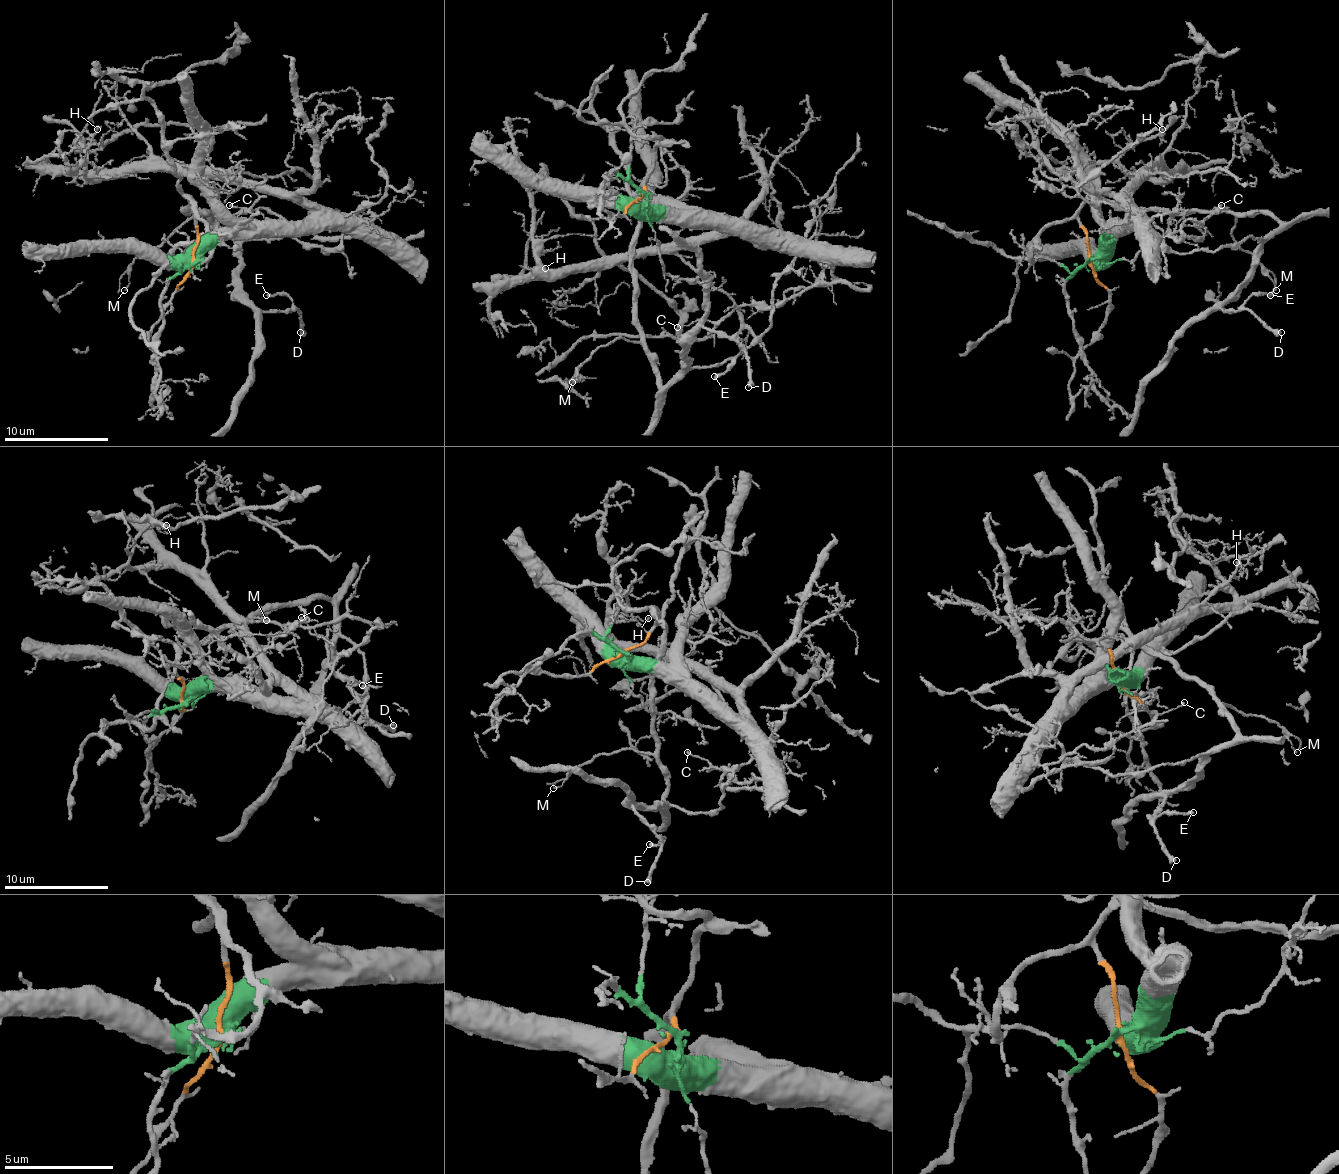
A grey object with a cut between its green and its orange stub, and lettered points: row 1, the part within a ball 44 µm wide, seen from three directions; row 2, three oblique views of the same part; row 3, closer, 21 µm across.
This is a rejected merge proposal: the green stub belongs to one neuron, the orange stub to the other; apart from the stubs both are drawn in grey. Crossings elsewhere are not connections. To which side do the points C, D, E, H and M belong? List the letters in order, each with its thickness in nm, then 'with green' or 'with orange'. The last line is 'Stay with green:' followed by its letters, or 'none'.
C: 130 nm | with green
D: 360 nm | with orange
E: 240 nm | with orange
H: 150 nm | with green
M: 110 nm | with orange
Stay with green: C, H

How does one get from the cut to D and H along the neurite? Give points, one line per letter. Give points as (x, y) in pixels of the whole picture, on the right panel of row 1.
D: (1088, 262), (1077, 212), (1090, 199), (1268, 212), (1279, 225), (1221, 309), (1282, 332)
H: (1088, 262), (1124, 227), (1130, 193), (1153, 170), (1164, 178), (1119, 162), (1140, 141), (1161, 138), (1161, 128)

